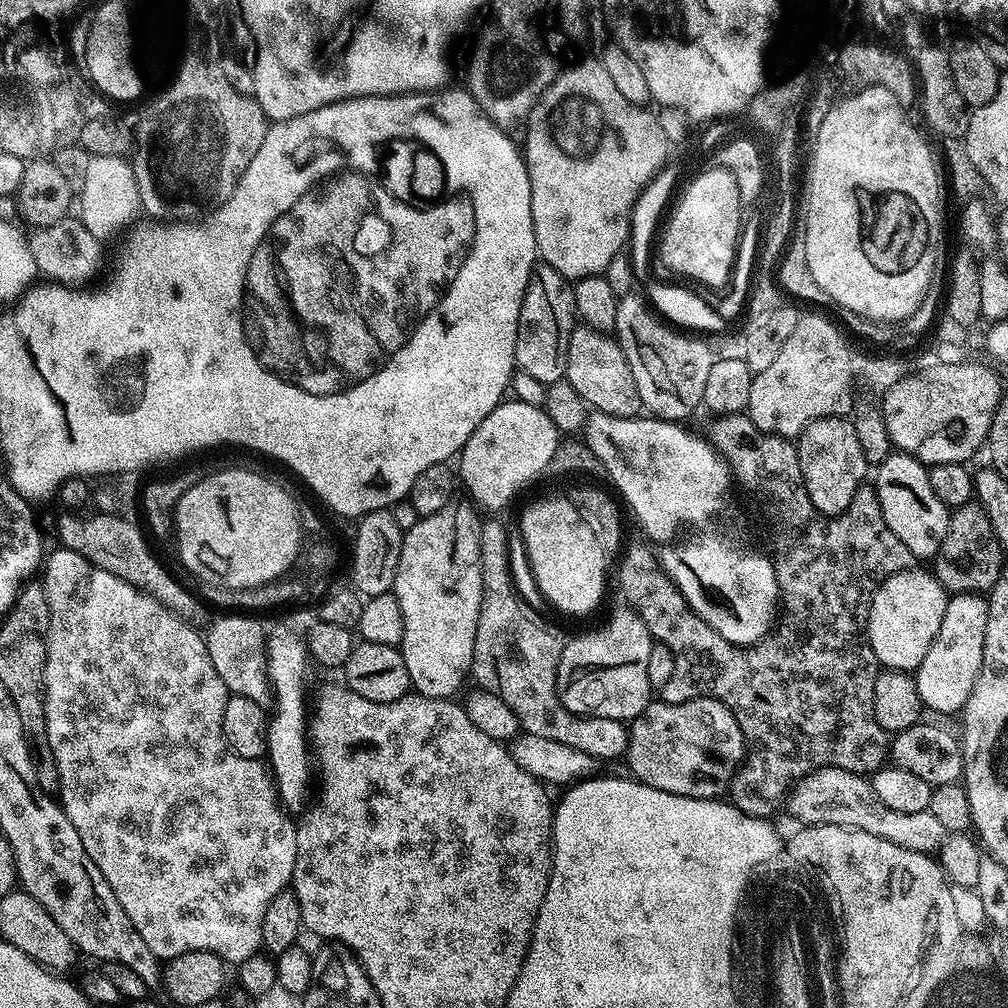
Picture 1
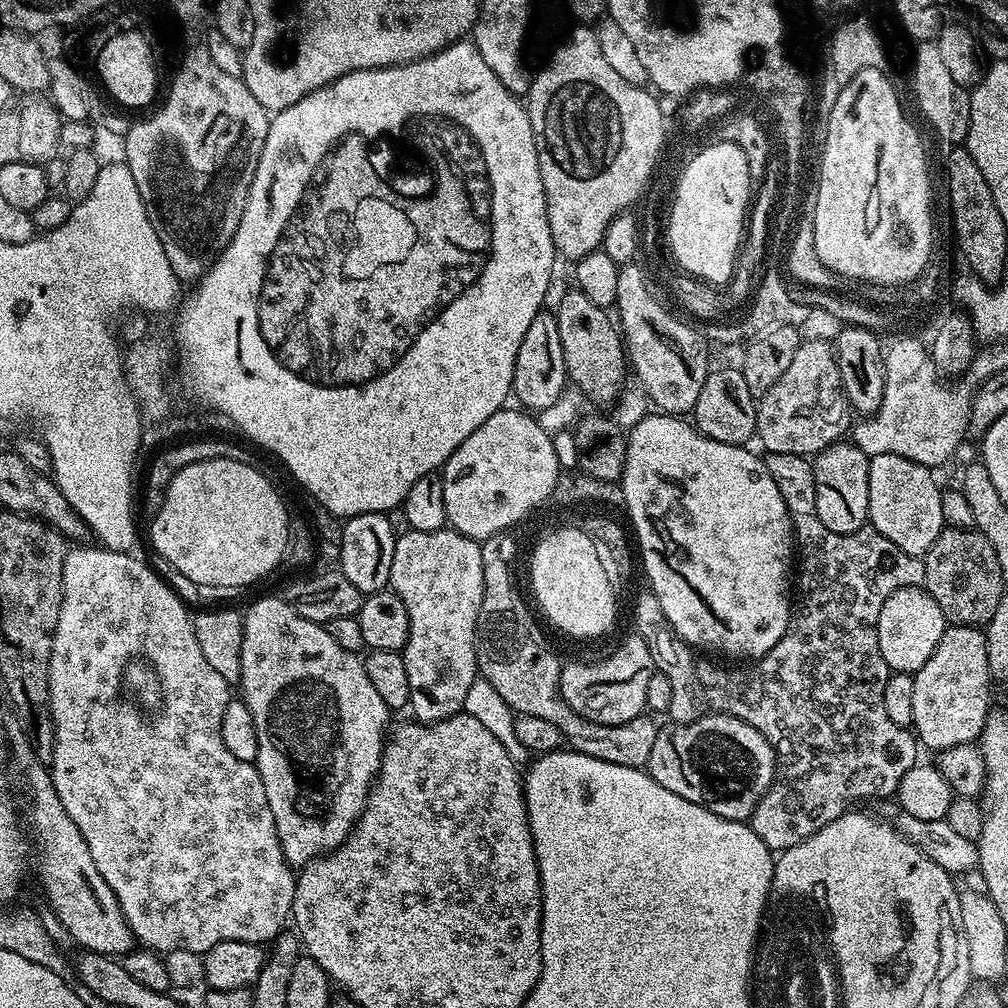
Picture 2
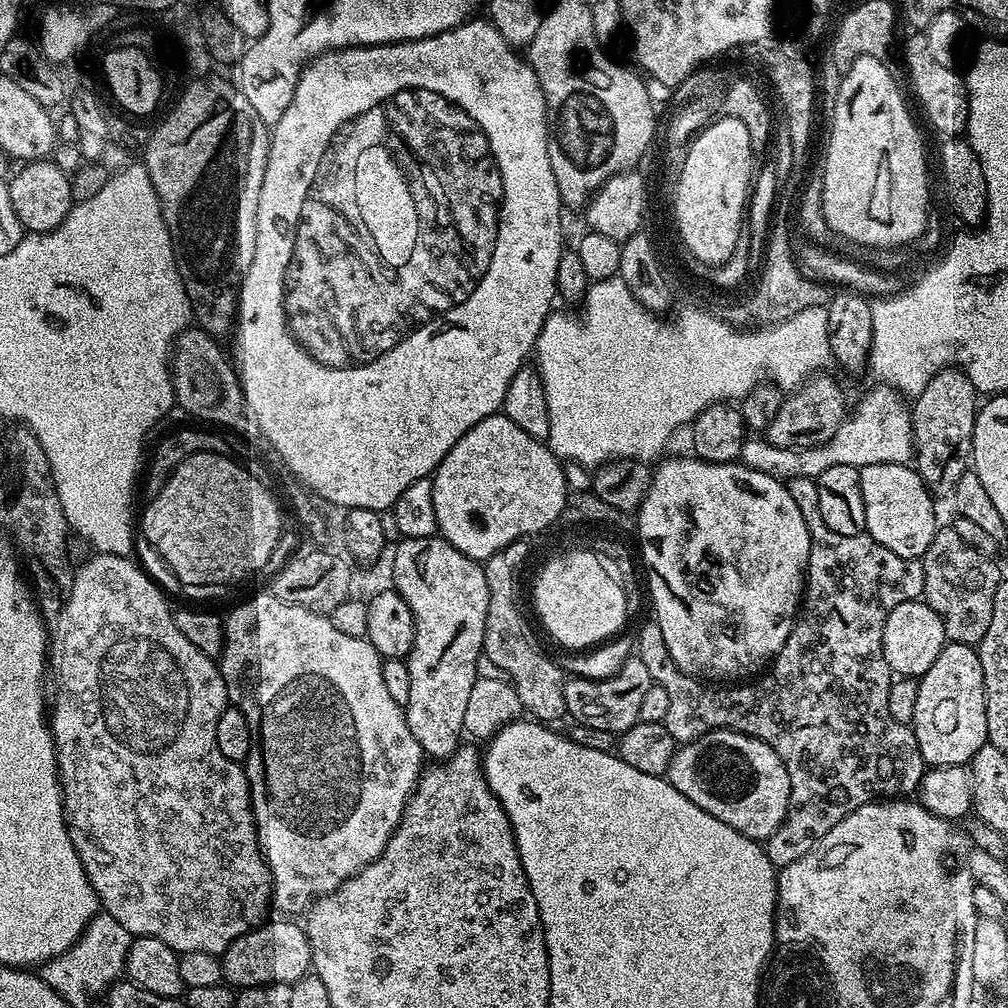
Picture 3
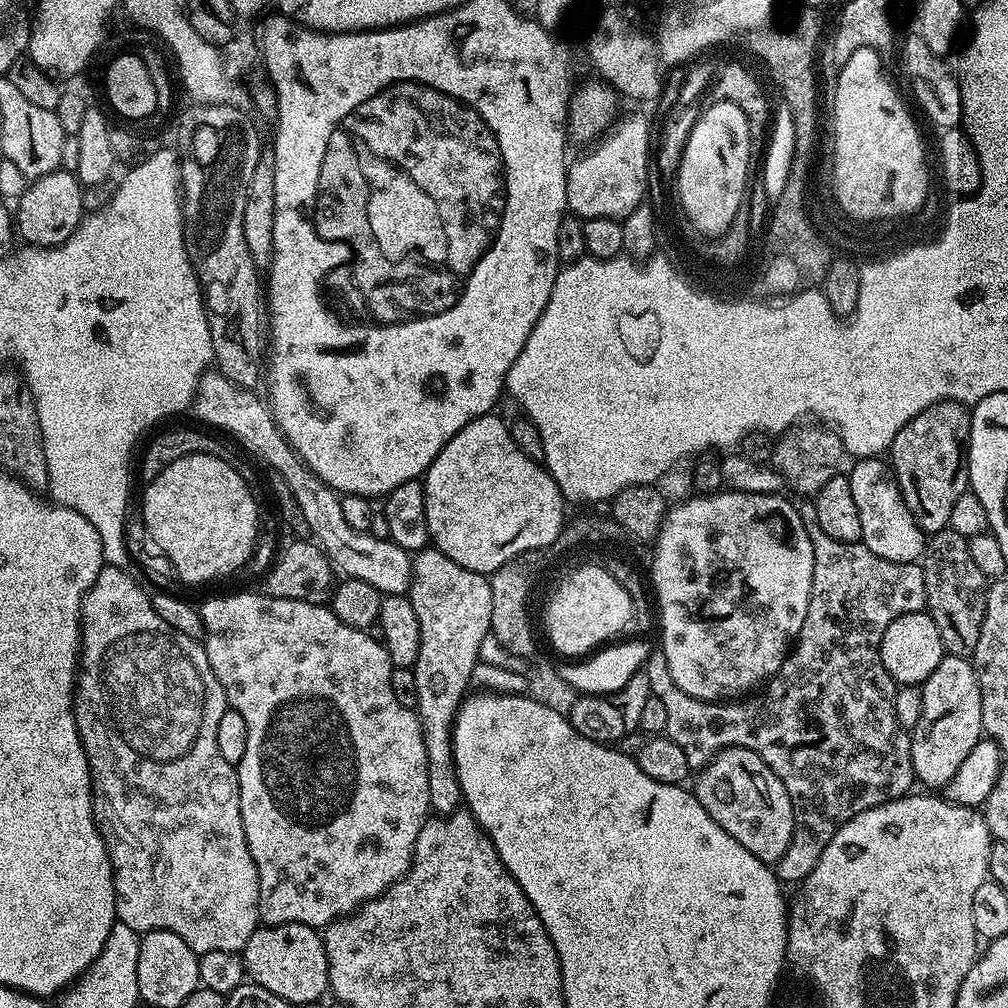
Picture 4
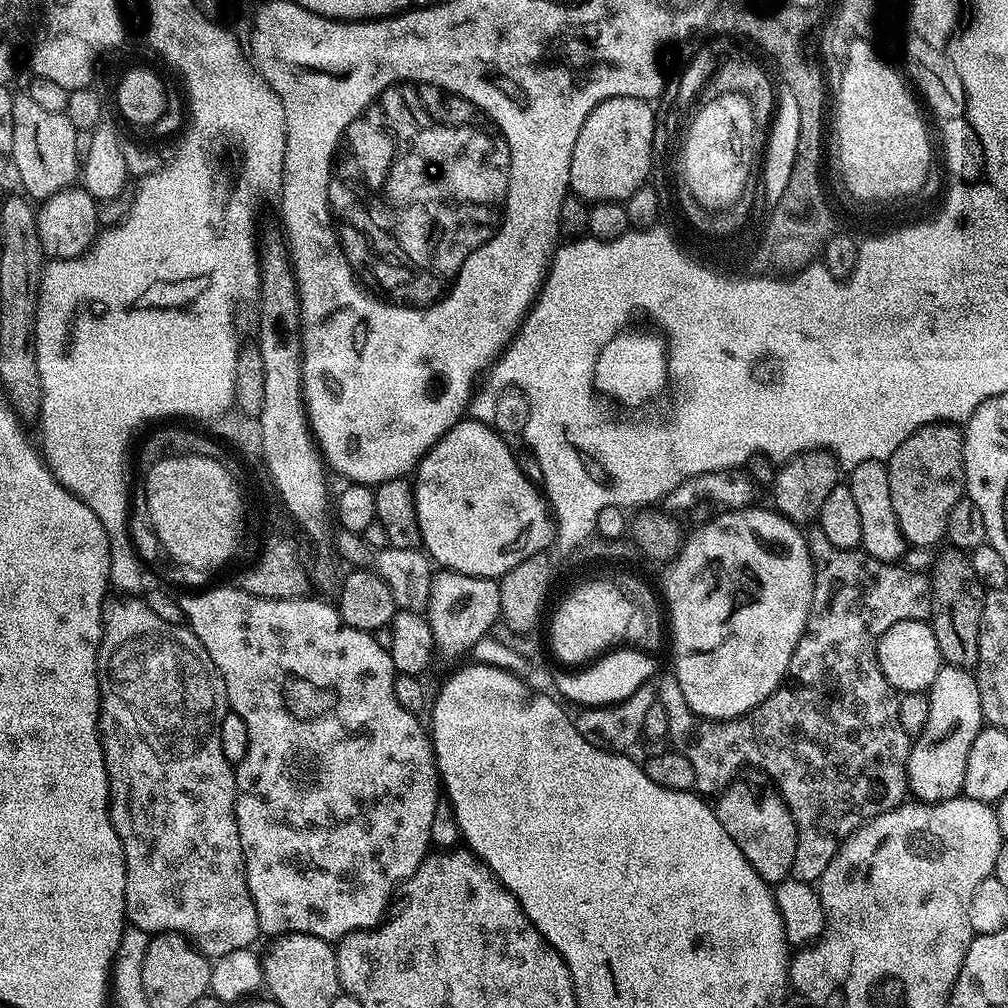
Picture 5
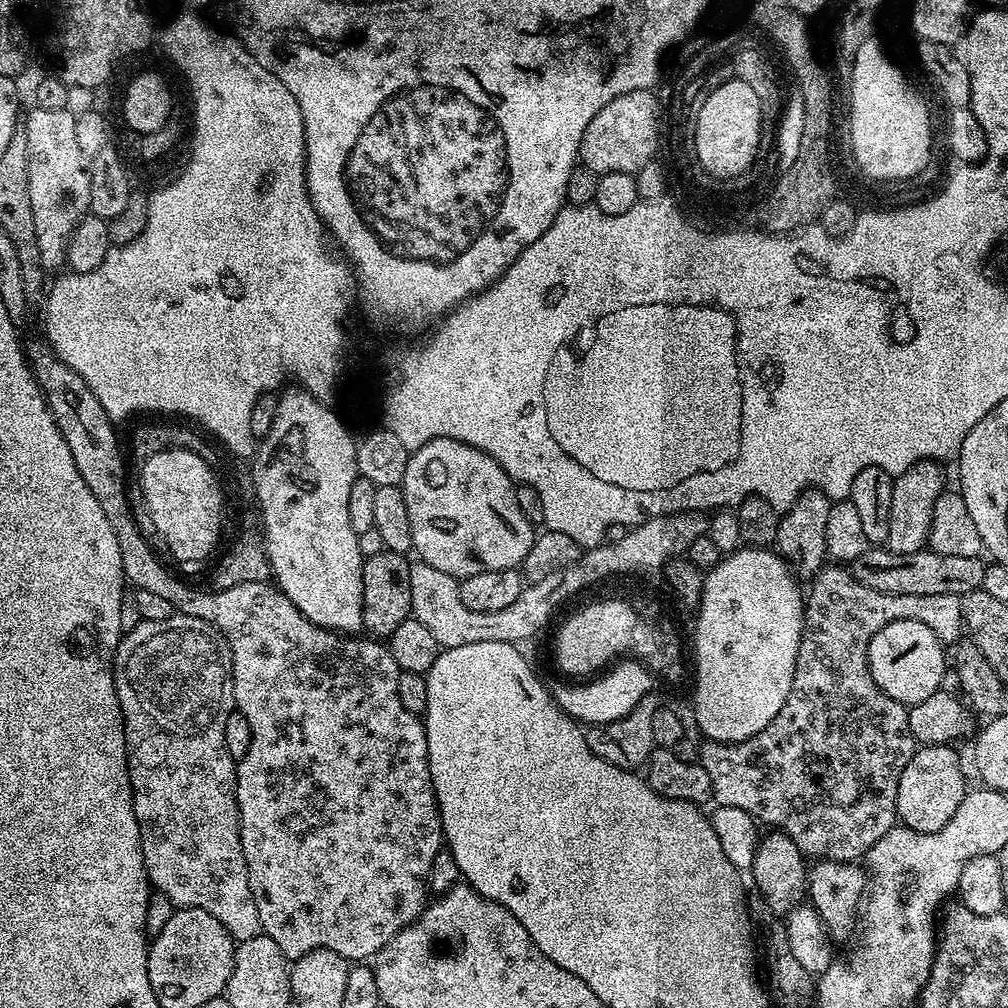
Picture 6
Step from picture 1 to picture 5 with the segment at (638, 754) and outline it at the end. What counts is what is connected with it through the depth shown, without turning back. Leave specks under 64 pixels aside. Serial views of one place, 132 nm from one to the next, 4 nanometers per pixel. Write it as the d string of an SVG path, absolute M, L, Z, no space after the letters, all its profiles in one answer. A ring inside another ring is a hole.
M743 778L737 779L719 793L714 811L718 822L722 822L726 834L734 838L750 866L754 866L756 873L769 886L775 886L792 876L796 857L796 823L779 792L768 788L747 784Z

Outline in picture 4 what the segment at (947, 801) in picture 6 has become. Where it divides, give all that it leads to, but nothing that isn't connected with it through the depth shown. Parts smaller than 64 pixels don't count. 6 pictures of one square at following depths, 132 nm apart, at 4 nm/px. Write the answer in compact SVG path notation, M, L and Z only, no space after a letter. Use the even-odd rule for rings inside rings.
M944 655L934 666L934 670L924 680L922 685L922 714L915 728L911 729L912 738L912 775L917 781L925 784L928 790L943 790L954 778L958 766L966 759L966 754L974 750L974 746L982 738L982 694L978 686L976 669L972 667L971 659L963 656Z

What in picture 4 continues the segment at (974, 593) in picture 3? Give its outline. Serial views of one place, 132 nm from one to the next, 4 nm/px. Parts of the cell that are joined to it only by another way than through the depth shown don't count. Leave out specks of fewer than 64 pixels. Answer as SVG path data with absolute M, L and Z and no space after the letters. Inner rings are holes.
M949 527L927 537L922 567L928 599L926 611L934 618L934 626L938 626L945 653L949 656L971 657L978 646L978 634L982 634L990 583L988 577L978 570L974 558L970 558L967 539Z

